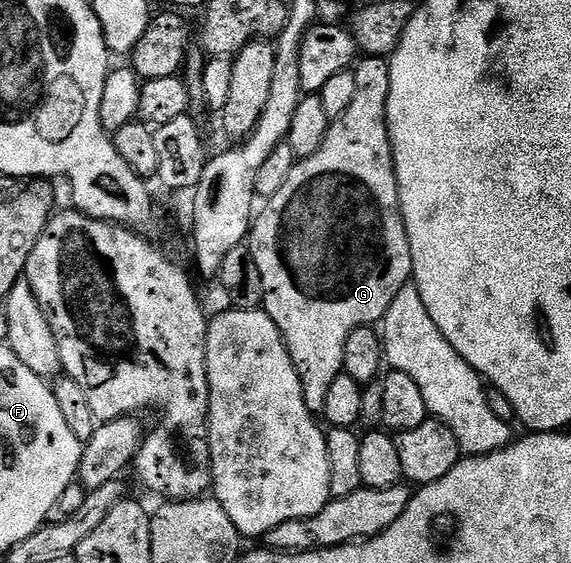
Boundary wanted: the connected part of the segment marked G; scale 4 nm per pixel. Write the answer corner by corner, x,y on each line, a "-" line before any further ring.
361,56
354,65
354,84
358,91
354,91
354,99
350,102
350,108
344,112
337,121
328,126
326,139
322,139
322,147
314,151
304,161
297,161
292,166
290,175
286,175
286,183
278,195
267,198
264,210
255,214
250,230
250,248
254,255
254,263
258,263
258,272
262,274
262,287
264,288
264,312
274,319
278,331
288,348
290,359
298,371
298,379
302,383
302,399
306,399
306,407
314,415
324,412
326,394
330,392
330,383
338,379
338,375
344,372
344,360
342,354
346,351
346,339
350,339
350,331
354,331
363,325
375,326
383,322
390,303
394,303
394,295
402,291
402,287
412,281
412,256
410,255
410,239
406,235
404,216
400,206
398,195
398,179
396,178
396,164
392,161
392,144
388,138
388,96
390,95
390,64
383,57

